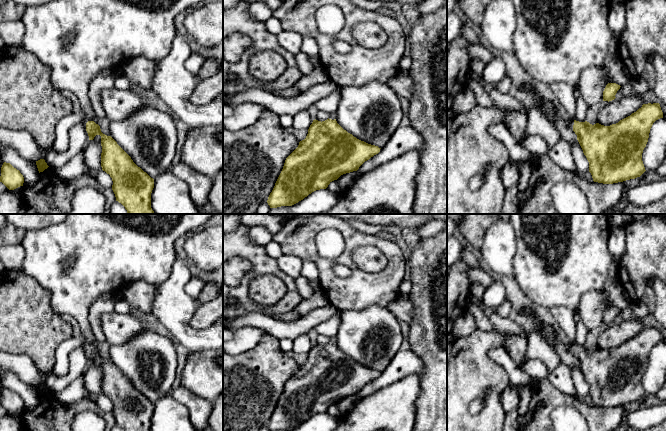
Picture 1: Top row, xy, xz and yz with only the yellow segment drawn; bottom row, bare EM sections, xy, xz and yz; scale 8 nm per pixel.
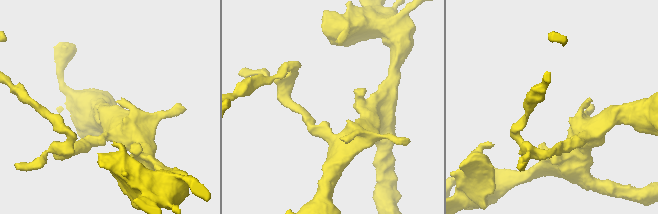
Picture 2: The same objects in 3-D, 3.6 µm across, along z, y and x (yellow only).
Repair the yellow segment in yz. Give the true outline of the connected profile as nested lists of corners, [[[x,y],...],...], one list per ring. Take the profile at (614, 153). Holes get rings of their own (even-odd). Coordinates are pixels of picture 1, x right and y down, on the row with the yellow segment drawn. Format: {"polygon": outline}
{"polygon": [[[648,103],[610,126],[576,120],[568,126],[577,135],[593,181],[613,184],[635,179],[646,171],[642,153],[653,123],[660,118],[660,104]]]}

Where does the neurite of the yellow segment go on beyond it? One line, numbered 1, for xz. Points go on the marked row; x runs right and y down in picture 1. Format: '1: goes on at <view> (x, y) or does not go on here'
1: does not go on here

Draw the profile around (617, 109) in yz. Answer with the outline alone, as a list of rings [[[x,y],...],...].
[[[639,95],[625,96],[621,99],[615,98],[600,109],[598,123],[604,126],[616,124],[636,112],[643,104]]]

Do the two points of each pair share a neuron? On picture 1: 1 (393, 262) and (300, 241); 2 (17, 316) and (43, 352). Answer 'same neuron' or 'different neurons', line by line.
1: same neuron
2: same neuron

